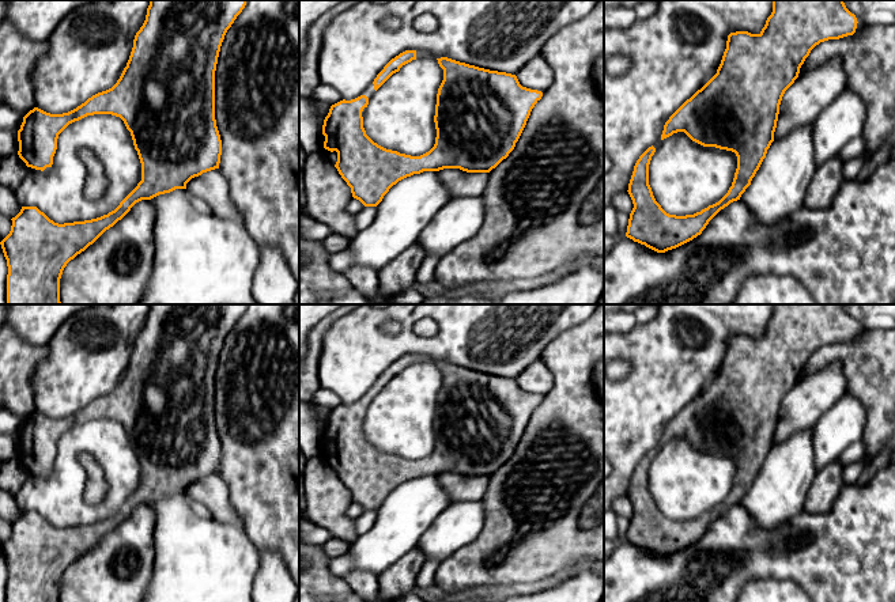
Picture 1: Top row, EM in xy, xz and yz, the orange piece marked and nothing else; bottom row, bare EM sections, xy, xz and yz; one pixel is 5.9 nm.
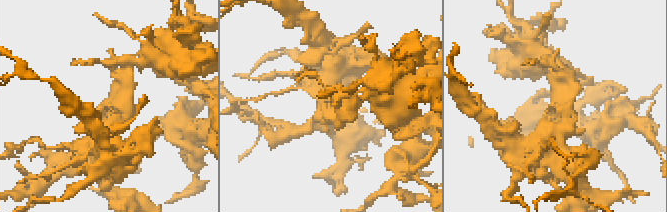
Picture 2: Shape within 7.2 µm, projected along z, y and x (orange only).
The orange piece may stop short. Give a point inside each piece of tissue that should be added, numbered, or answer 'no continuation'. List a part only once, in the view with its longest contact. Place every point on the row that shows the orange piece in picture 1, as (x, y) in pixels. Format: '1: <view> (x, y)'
1: xz (331, 156)

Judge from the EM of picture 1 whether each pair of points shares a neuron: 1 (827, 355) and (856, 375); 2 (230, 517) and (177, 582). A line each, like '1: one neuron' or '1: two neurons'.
1: one neuron
2: two neurons

